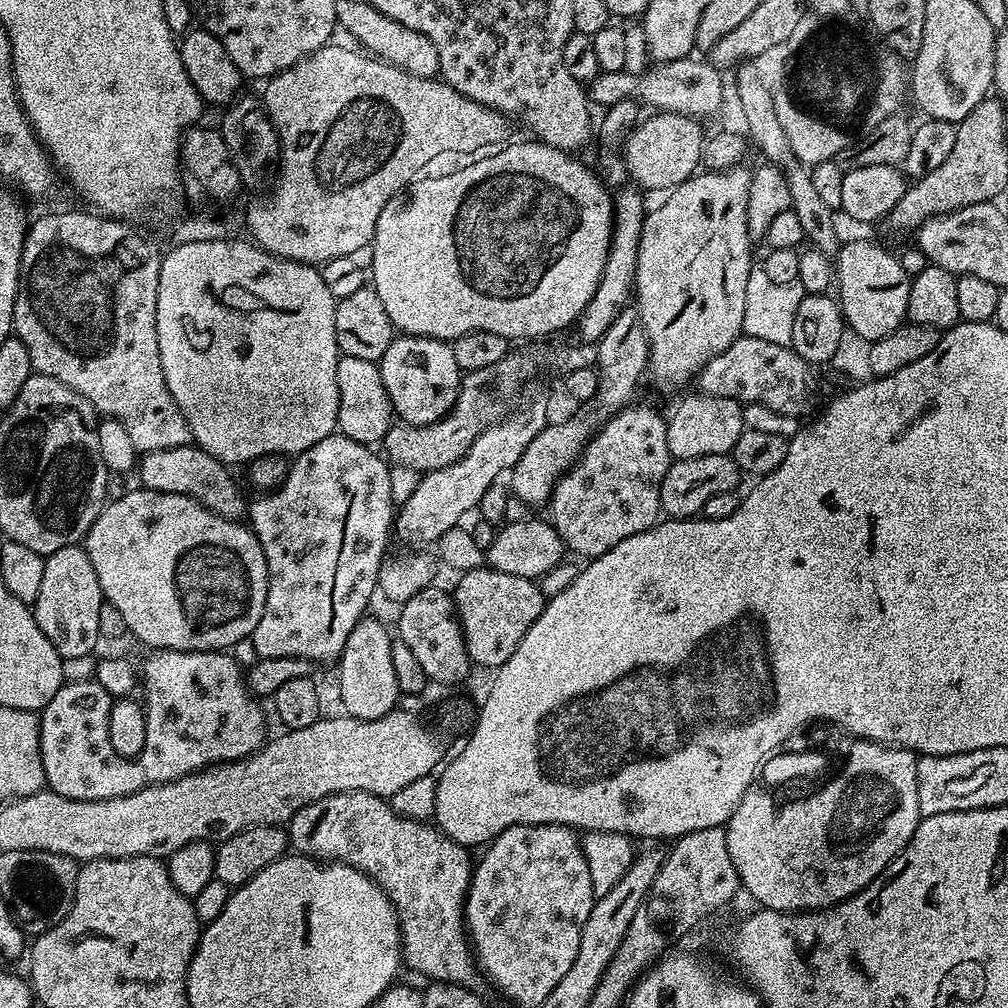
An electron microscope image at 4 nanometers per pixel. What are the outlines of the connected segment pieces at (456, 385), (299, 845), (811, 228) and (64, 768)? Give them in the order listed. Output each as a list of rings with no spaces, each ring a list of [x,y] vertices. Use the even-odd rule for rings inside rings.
[[[400,334],[395,337],[394,346],[386,350],[386,354],[382,354],[382,358],[379,360],[380,373],[382,374],[382,386],[386,386],[386,394],[390,398],[392,403],[393,413],[403,423],[406,424],[433,424],[434,421],[443,418],[448,411],[454,406],[456,401],[456,396],[460,393],[460,381],[462,379],[462,373],[458,362],[454,362],[454,350],[452,349],[451,343],[445,342],[443,340],[435,340],[429,336],[409,336],[407,334]]]
[[[339,792],[333,796],[327,796],[321,800],[310,802],[306,806],[302,806],[302,810],[298,810],[298,814],[294,814],[291,820],[287,821],[286,831],[291,844],[297,853],[319,858],[324,862],[336,862],[348,864],[351,868],[357,868],[359,872],[365,872],[371,880],[374,880],[379,888],[388,895],[390,902],[396,908],[396,917],[400,923],[400,942],[402,945],[402,960],[405,965],[408,964],[416,972],[421,972],[424,976],[429,976],[428,980],[445,981],[449,984],[459,984],[465,986],[475,985],[477,969],[474,967],[474,953],[470,947],[470,941],[466,935],[464,926],[464,900],[468,897],[468,887],[472,881],[472,869],[474,867],[473,857],[468,857],[468,852],[463,843],[459,840],[452,839],[451,836],[445,834],[439,827],[433,826],[431,823],[412,820],[408,816],[401,816],[400,813],[392,809],[391,803],[383,796],[375,796],[369,792]]]
[[[745,62],[745,63],[739,65],[739,67],[737,67],[735,69],[734,75],[736,75],[736,96],[738,99],[740,99],[740,112],[742,115],[744,115],[745,126],[748,127],[749,133],[747,132],[747,135],[750,137],[750,140],[751,140],[750,135],[752,135],[753,142],[756,143],[758,147],[760,147],[760,152],[762,155],[764,155],[763,159],[765,161],[767,161],[767,163],[774,165],[775,168],[781,168],[781,170],[784,171],[784,177],[786,178],[786,182],[790,186],[790,196],[792,198],[792,206],[791,206],[790,211],[792,211],[794,214],[798,214],[798,219],[800,219],[800,221],[801,221],[802,230],[803,230],[805,239],[815,249],[825,252],[825,254],[827,254],[829,256],[837,255],[842,247],[842,242],[841,242],[841,240],[840,241],[838,240],[838,232],[836,230],[836,224],[832,218],[832,216],[834,216],[834,209],[831,208],[830,206],[826,206],[826,202],[822,202],[822,198],[818,198],[818,193],[816,193],[814,191],[814,182],[812,181],[811,171],[809,171],[809,169],[804,165],[804,163],[801,162],[801,160],[799,160],[798,157],[794,154],[794,150],[790,146],[790,138],[786,138],[786,130],[782,130],[782,122],[778,122],[778,110],[776,109],[776,98],[775,98],[775,96],[772,96],[771,88],[767,84],[767,78],[765,76],[765,69],[763,67],[761,67],[761,65],[759,63]]]
[[[92,680],[69,681],[39,713],[40,757],[51,791],[75,800],[100,800],[102,774],[110,766],[109,718],[114,697]]]

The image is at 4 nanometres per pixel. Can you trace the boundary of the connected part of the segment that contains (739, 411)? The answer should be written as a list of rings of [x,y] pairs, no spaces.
[[[705,394],[688,396],[667,417],[666,446],[673,460],[693,460],[703,456],[726,456],[745,430],[744,409],[736,400]]]

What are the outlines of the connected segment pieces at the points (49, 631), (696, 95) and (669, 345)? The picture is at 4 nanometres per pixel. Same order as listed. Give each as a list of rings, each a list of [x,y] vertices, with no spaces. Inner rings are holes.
[[[71,544],[47,556],[34,615],[42,634],[50,638],[50,646],[58,650],[60,657],[69,660],[95,653],[96,643],[102,640],[98,630],[98,610],[102,610],[105,602],[98,586],[98,574],[94,574],[94,566],[90,566],[88,551],[83,546]]]
[[[685,58],[671,60],[668,64],[656,64],[653,72],[640,76],[640,84],[635,95],[641,105],[649,104],[652,110],[679,112],[681,116],[705,118],[712,116],[724,104],[724,84],[720,81],[721,73],[711,63],[703,64],[700,60]]]
[[[737,166],[727,172],[701,171],[693,174],[689,180],[683,180],[677,188],[671,189],[656,209],[649,211],[644,218],[642,238],[638,246],[638,266],[636,267],[636,283],[634,285],[634,308],[640,317],[640,324],[644,328],[650,341],[650,376],[660,384],[684,384],[690,381],[704,368],[712,358],[722,354],[727,347],[744,331],[744,315],[746,314],[746,282],[754,279],[752,272],[752,247],[754,241],[746,226],[746,204],[750,198],[750,184],[752,172]]]

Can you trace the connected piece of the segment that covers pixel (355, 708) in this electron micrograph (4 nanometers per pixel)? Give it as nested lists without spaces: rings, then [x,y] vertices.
[[[361,617],[355,624],[338,660],[338,690],[344,706],[343,711],[356,720],[384,717],[397,707],[396,700],[400,698],[394,664],[390,657],[392,634],[389,634],[378,619],[370,617]]]

